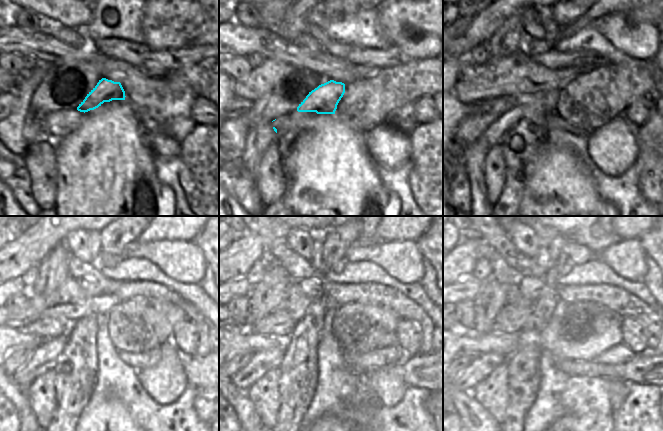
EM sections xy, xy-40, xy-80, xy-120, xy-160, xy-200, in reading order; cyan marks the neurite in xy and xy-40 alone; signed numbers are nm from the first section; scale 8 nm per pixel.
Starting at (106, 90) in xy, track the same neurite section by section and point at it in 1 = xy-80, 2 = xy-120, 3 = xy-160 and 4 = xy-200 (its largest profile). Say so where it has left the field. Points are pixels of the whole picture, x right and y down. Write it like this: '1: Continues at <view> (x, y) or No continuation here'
1: Continues at xy-80 (495, 133)
2: Continues at xy-120 (46, 358)
3: Continues at xy-160 (262, 362)
4: Continues at xy-200 (481, 366)

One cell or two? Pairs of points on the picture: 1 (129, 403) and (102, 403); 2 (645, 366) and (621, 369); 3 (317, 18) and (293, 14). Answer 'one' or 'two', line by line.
1: two
2: one
3: one

